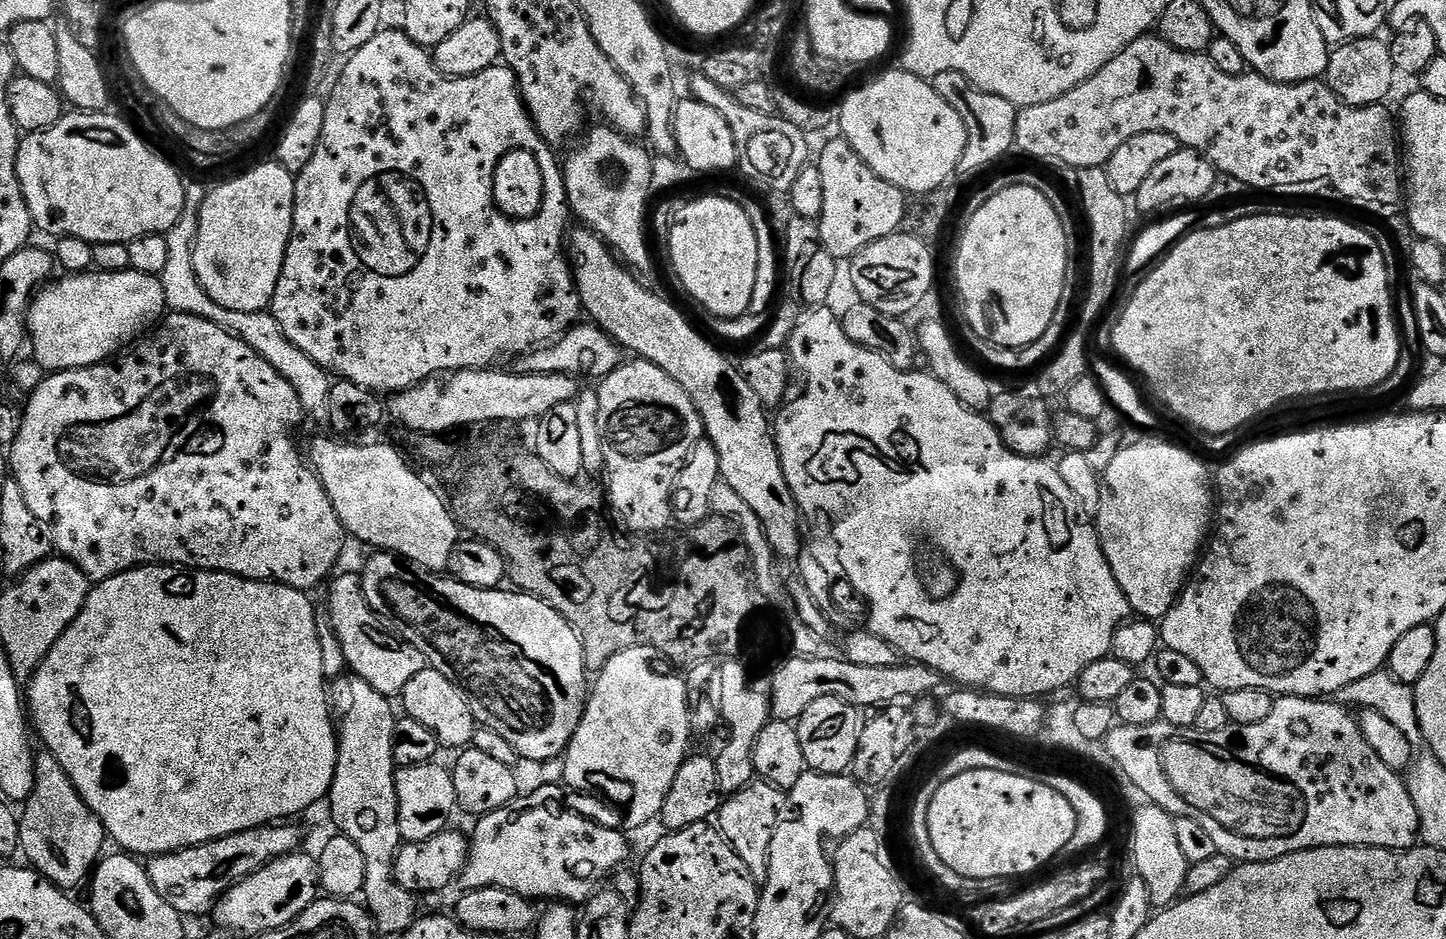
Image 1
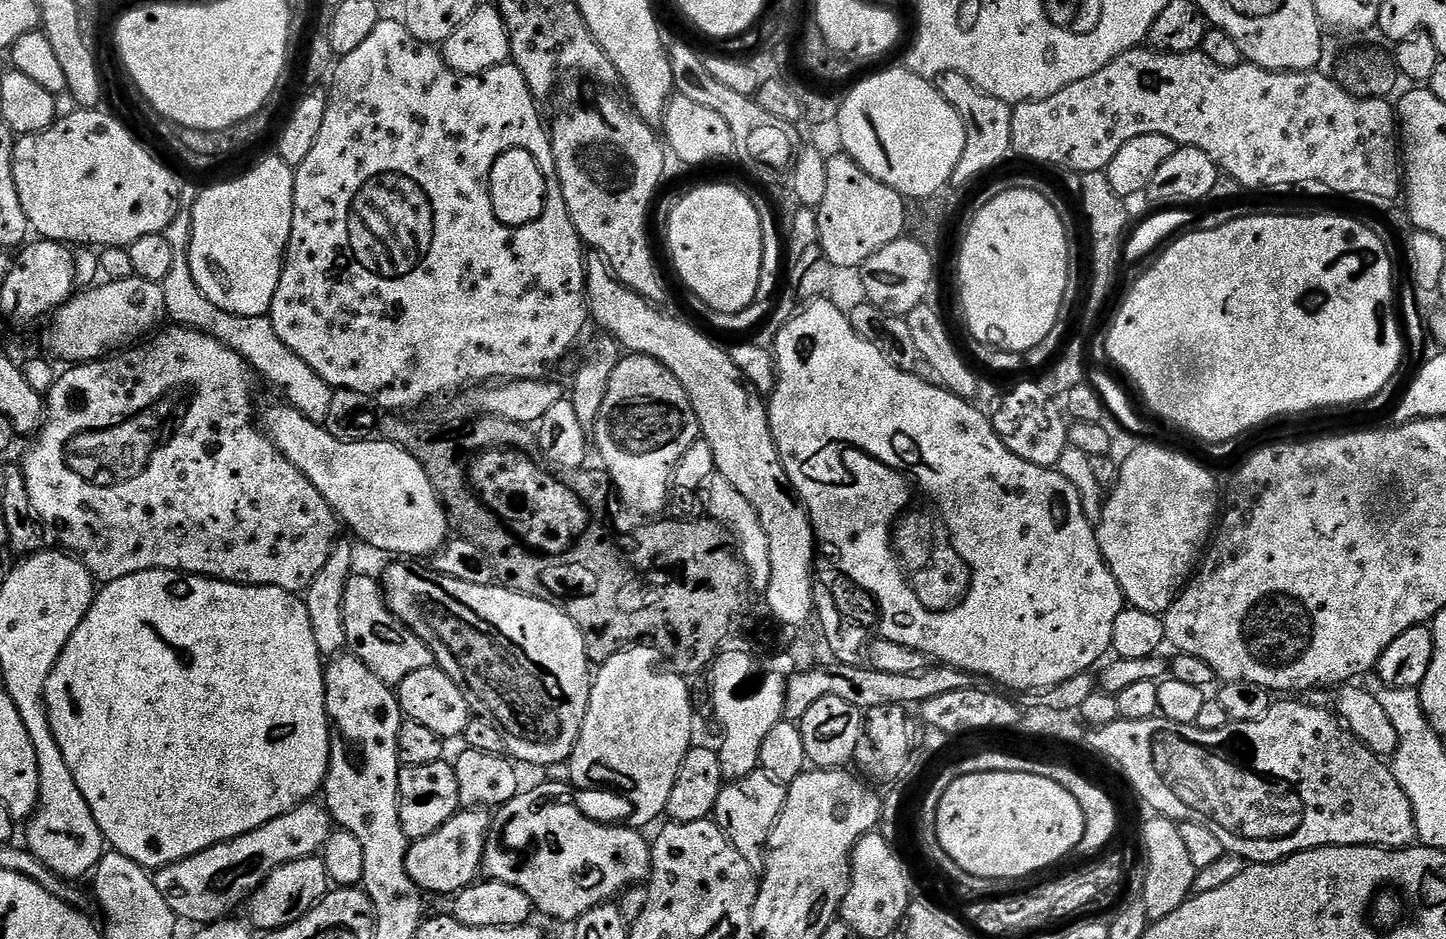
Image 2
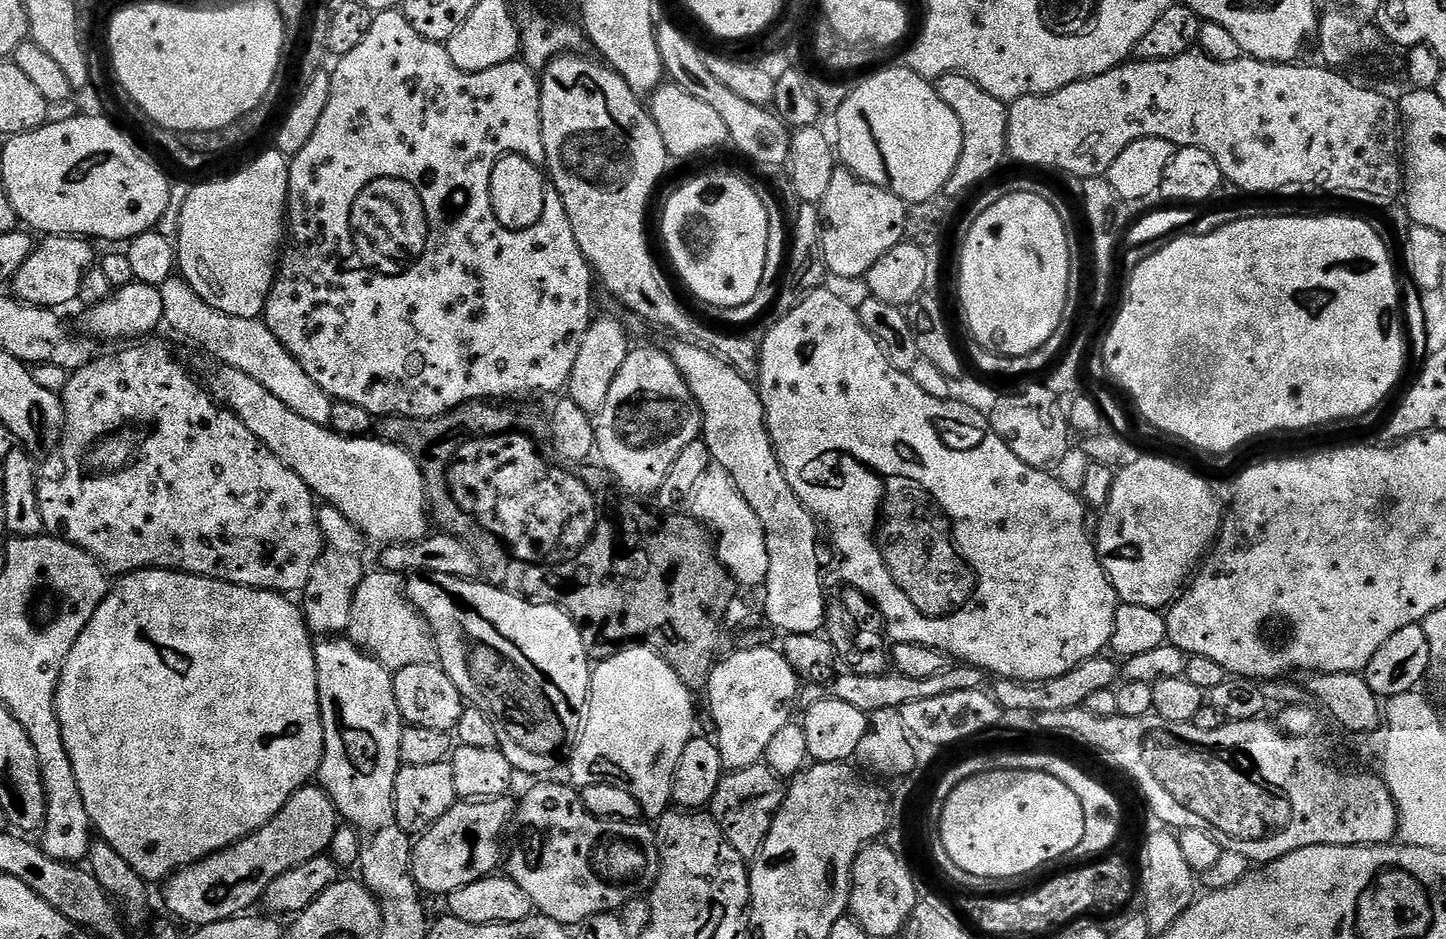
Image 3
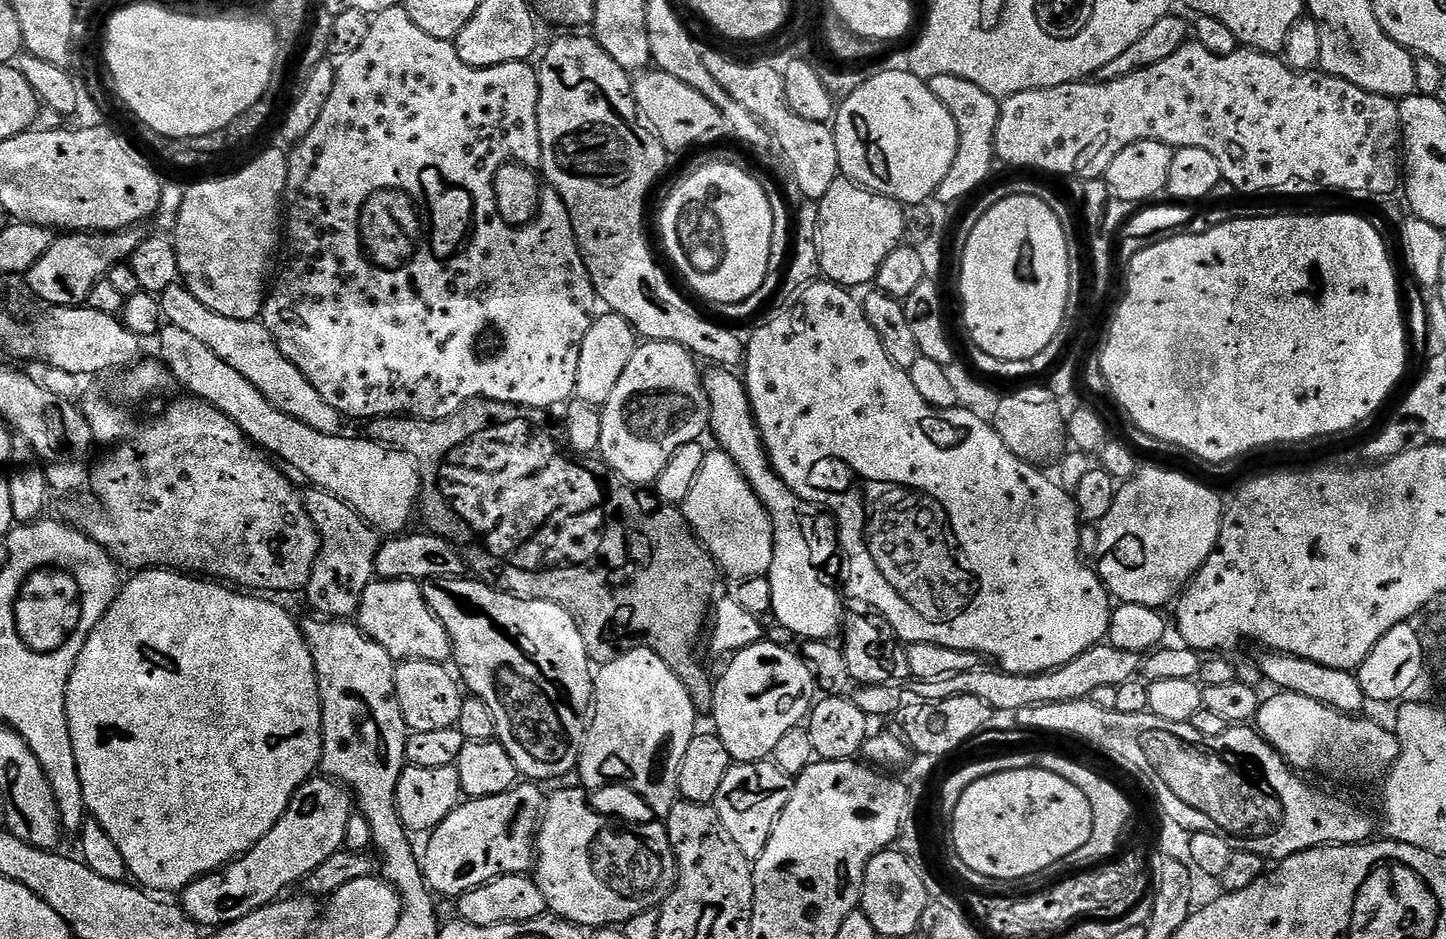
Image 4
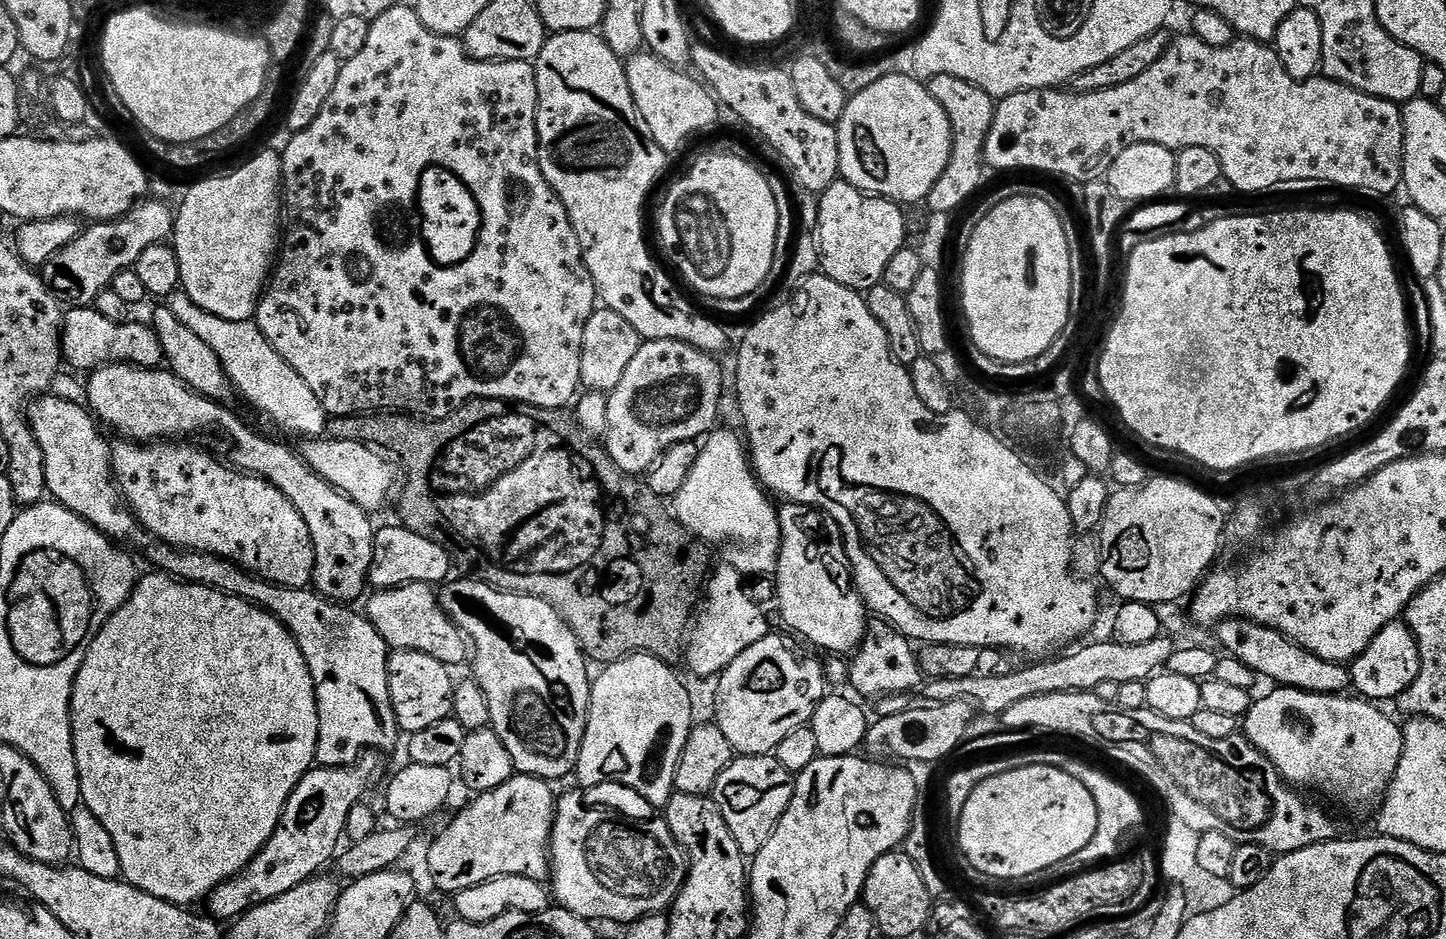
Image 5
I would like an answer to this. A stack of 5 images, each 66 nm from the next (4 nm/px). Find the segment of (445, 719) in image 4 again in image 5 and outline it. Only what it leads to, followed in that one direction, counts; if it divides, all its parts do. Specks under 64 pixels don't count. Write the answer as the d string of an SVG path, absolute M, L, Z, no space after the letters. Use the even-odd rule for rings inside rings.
M396 650L389 655L390 702L394 706L396 722L401 733L411 734L430 730L430 726L452 716L457 681L452 680L452 676L448 672L451 672L449 665L438 662L438 658L430 658L430 654Z

